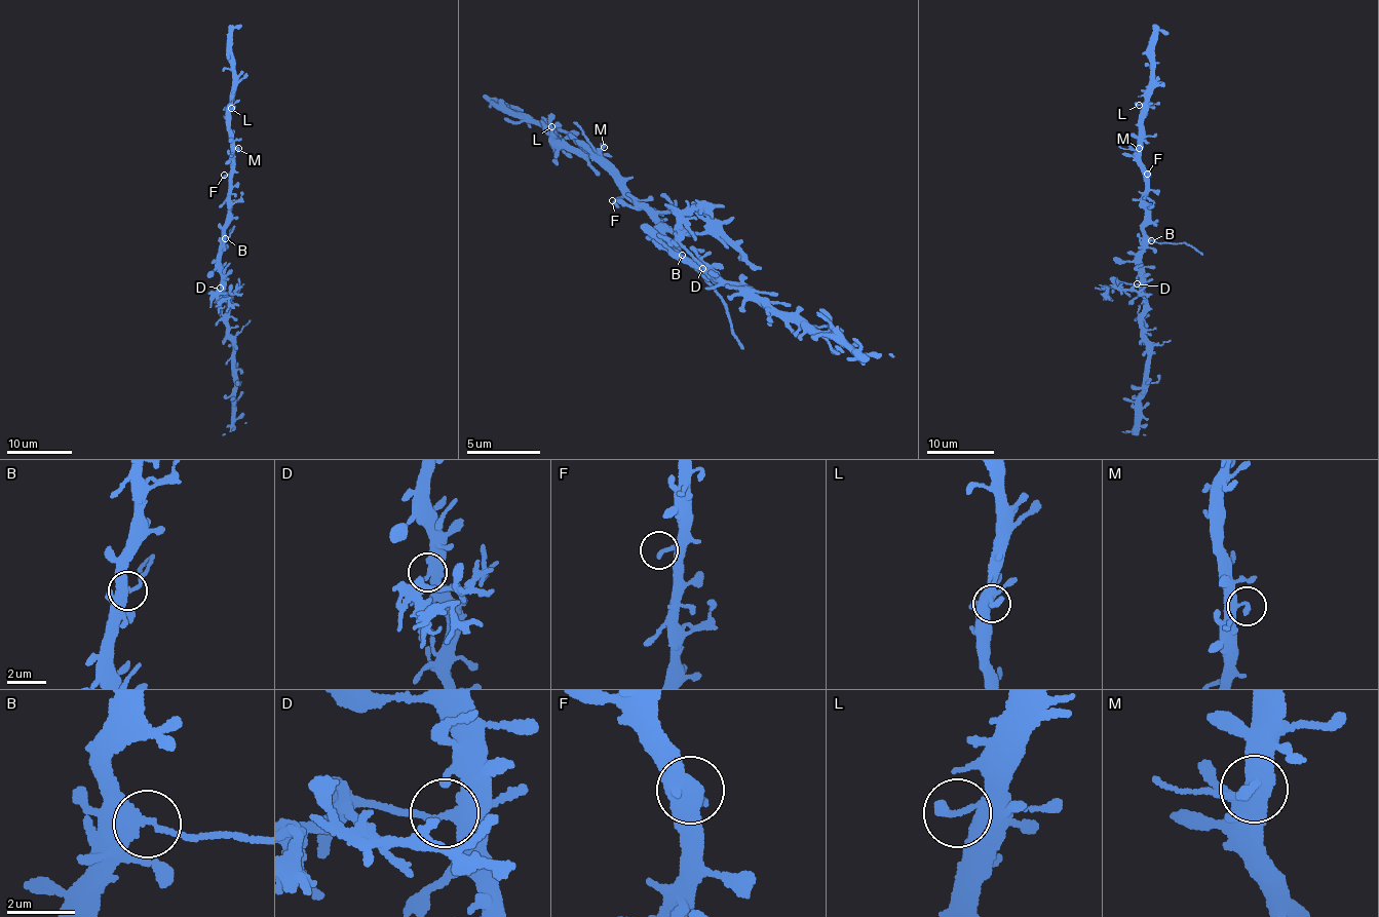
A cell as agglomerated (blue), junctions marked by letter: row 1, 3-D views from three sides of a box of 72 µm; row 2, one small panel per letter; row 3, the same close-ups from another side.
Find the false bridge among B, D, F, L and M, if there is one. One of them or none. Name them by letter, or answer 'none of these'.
D

